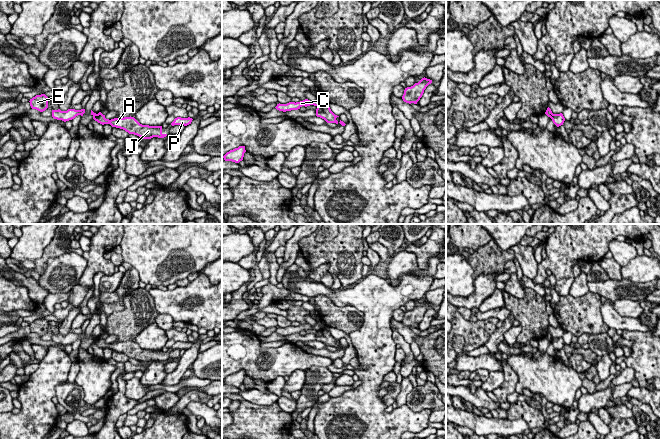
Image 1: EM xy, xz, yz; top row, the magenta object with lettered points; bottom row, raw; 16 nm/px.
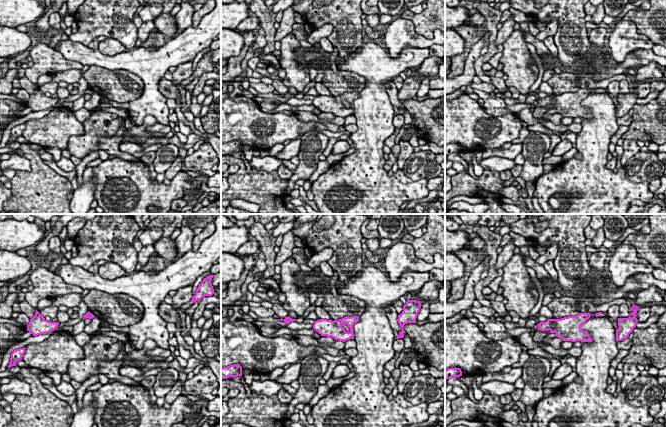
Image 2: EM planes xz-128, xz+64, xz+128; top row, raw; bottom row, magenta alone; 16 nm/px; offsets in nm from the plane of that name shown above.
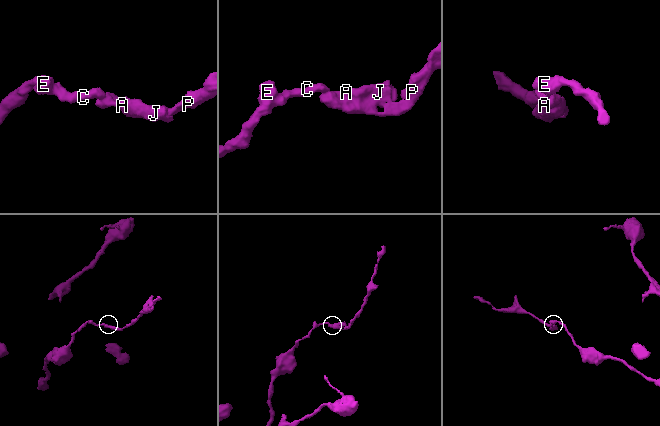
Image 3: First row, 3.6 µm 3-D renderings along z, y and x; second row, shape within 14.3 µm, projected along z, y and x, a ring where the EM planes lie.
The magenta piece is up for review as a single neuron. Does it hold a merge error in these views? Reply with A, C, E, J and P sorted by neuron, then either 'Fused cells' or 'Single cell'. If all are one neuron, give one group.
Groups: A J P / C E. Fused cells

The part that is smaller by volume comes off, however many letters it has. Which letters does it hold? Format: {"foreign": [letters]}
{"foreign": ["A", "J", "P"]}

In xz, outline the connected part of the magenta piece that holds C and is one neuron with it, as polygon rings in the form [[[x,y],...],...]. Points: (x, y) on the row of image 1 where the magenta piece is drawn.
[[[305,99],[303,101],[300,101],[300,102],[289,102],[287,104],[277,104],[277,106],[275,107],[277,110],[279,111],[283,111],[283,112],[286,112],[286,111],[291,111],[291,110],[298,110],[300,109],[302,106],[310,106],[310,105],[314,105],[314,106],[322,106],[323,104],[317,99],[316,101],[314,102],[311,102],[310,100],[308,99]]]

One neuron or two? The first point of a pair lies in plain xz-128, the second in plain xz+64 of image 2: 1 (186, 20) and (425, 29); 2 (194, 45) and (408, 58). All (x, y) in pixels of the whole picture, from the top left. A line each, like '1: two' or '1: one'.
1: two
2: one

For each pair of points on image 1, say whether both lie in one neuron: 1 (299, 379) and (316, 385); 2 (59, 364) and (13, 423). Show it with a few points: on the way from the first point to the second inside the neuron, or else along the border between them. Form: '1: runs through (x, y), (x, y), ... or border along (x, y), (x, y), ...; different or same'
1: border along (304, 370), (304, 383), (300, 390); different
2: runs through (45, 379), (36, 392), (36, 402), (28, 410); same

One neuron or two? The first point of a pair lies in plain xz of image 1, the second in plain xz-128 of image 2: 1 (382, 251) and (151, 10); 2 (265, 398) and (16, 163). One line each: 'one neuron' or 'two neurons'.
1: two neurons
2: one neuron

